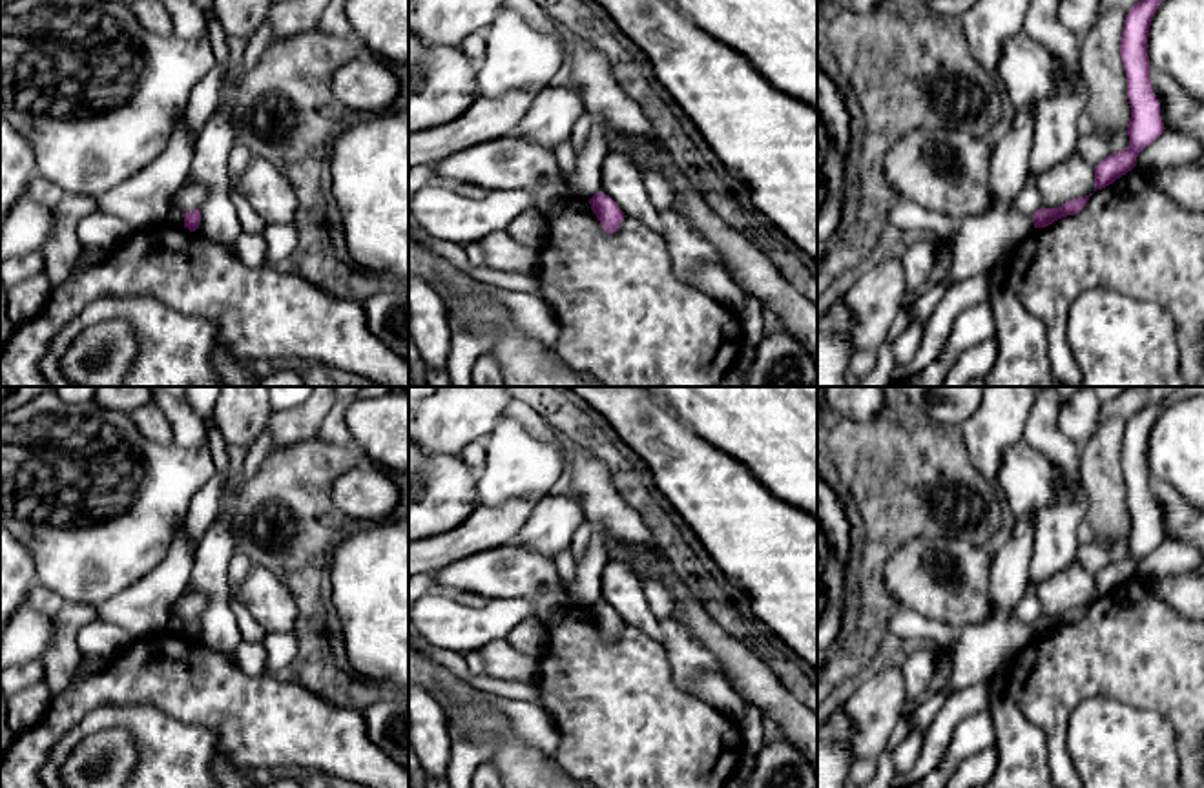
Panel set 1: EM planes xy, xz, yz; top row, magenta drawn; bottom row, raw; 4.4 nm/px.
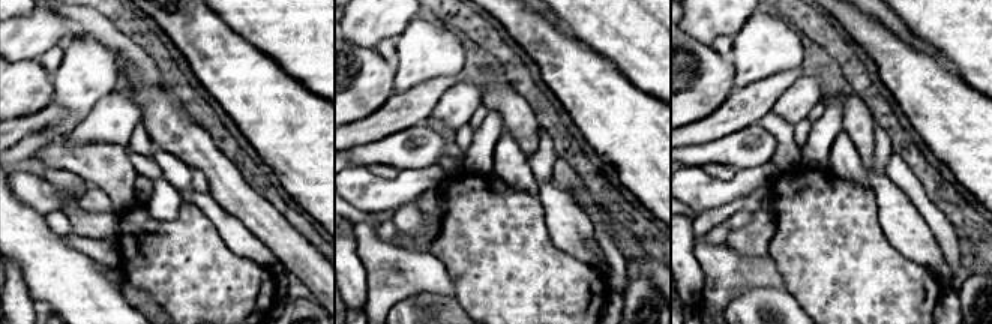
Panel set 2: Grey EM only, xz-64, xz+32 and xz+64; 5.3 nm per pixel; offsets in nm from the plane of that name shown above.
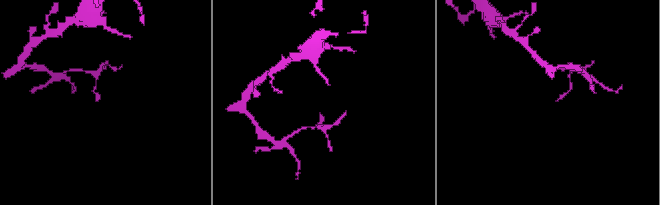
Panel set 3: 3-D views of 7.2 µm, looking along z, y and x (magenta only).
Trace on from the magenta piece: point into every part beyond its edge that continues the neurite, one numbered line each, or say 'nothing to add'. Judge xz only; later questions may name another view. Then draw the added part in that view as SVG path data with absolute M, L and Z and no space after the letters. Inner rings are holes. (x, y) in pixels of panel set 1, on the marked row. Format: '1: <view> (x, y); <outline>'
nothing to add

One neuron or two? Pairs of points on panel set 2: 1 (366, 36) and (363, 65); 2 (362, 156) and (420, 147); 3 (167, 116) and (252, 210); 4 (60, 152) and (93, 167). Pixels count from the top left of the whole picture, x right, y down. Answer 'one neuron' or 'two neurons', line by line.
1: two neurons
2: one neuron
3: one neuron
4: one neuron

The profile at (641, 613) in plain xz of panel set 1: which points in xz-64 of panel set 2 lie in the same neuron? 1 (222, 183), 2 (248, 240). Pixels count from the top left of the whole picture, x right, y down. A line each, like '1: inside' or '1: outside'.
1: outside
2: inside

